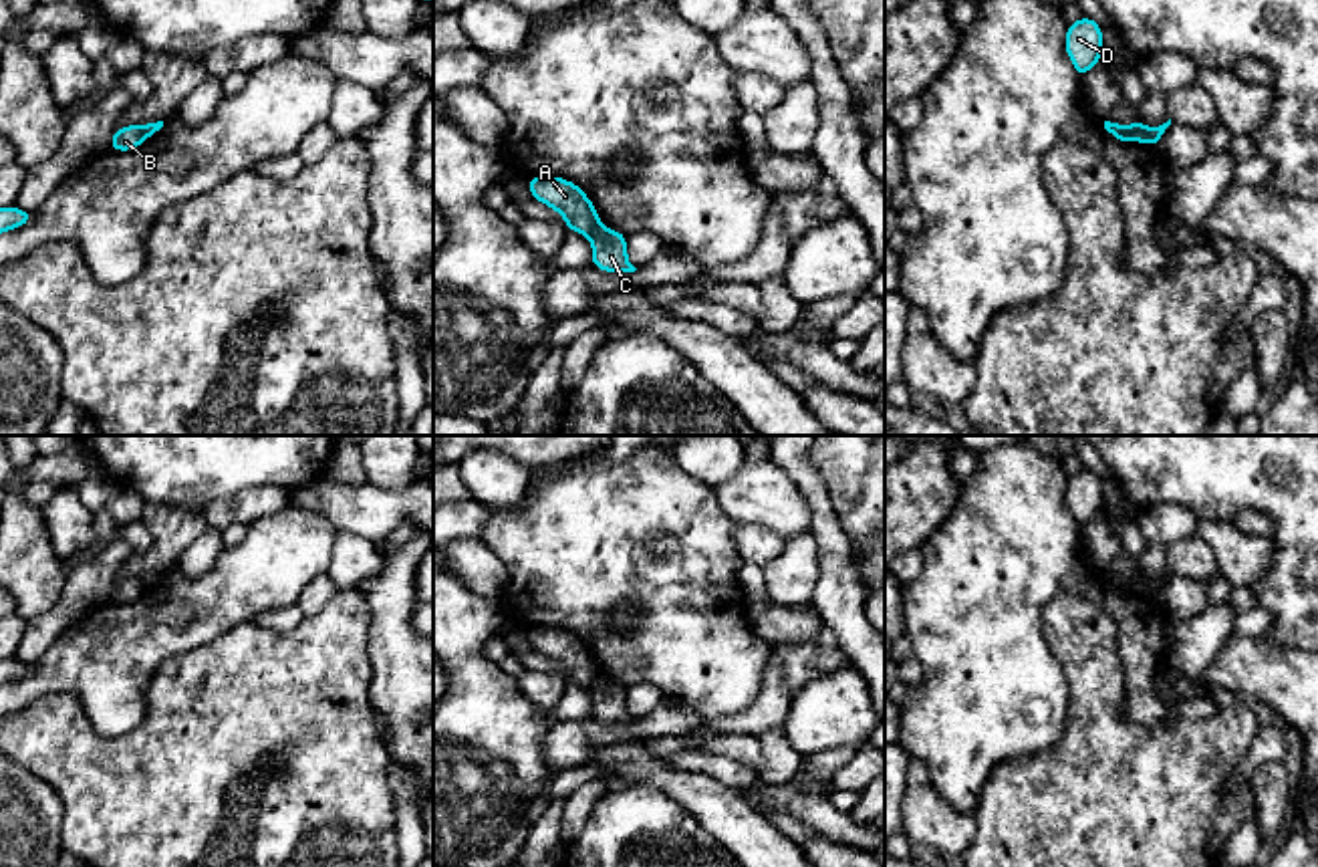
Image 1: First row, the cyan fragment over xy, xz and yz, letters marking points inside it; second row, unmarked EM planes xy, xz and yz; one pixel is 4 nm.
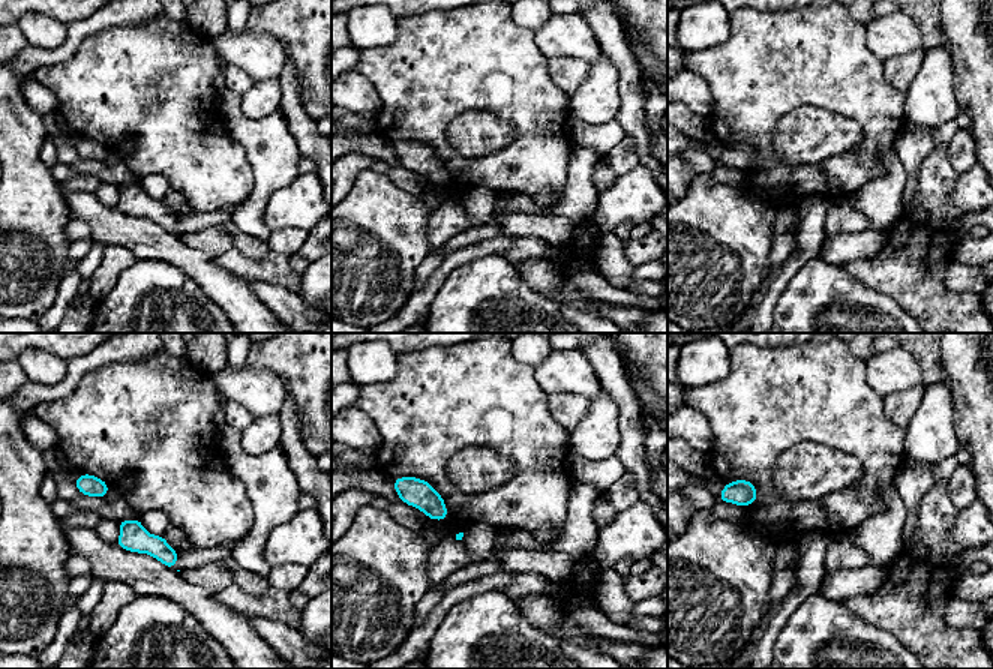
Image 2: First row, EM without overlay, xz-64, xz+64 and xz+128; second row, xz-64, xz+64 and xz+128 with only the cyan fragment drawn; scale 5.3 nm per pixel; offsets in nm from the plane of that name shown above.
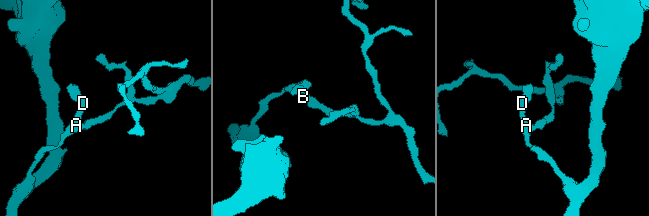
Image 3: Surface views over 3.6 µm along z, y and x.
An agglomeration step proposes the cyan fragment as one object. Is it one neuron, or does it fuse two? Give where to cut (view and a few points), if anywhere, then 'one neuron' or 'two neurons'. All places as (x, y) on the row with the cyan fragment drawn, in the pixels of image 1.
cut xz (601, 224), (587, 234); two neurons

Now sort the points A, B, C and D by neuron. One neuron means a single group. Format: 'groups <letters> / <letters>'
groups A B D / C

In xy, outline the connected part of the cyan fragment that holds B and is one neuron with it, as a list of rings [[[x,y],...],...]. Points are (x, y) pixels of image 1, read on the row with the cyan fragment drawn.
[[[127,125],[115,131],[115,135],[111,137],[109,149],[131,151],[139,147],[143,139],[145,139],[145,133],[141,125]]]

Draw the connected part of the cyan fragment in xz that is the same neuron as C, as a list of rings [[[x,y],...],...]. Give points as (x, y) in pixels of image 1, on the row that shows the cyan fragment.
[[[597,226],[588,234],[592,246],[590,264],[605,272],[635,272],[637,268],[627,258],[627,236],[607,226]]]

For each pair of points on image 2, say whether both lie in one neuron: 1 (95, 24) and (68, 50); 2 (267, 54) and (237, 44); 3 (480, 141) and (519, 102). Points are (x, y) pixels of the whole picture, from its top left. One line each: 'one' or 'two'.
1: one
2: one
3: two

